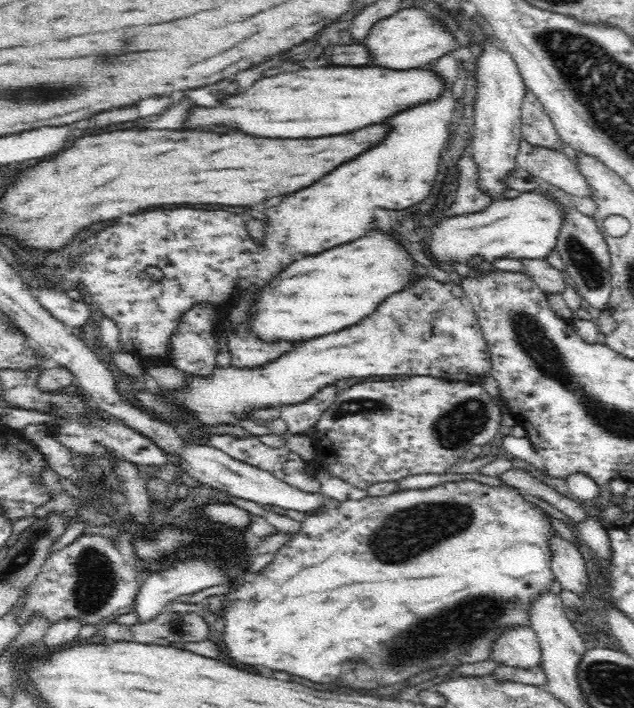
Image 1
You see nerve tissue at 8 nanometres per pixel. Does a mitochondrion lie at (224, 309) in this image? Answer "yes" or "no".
no

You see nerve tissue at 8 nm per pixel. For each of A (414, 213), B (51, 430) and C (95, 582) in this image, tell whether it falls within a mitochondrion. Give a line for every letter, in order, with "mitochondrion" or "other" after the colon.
A: other
B: other
C: mitochondrion

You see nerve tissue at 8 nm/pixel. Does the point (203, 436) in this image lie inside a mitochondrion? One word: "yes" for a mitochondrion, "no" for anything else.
no

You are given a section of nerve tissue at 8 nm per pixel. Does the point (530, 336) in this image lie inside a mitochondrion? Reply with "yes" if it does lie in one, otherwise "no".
yes

